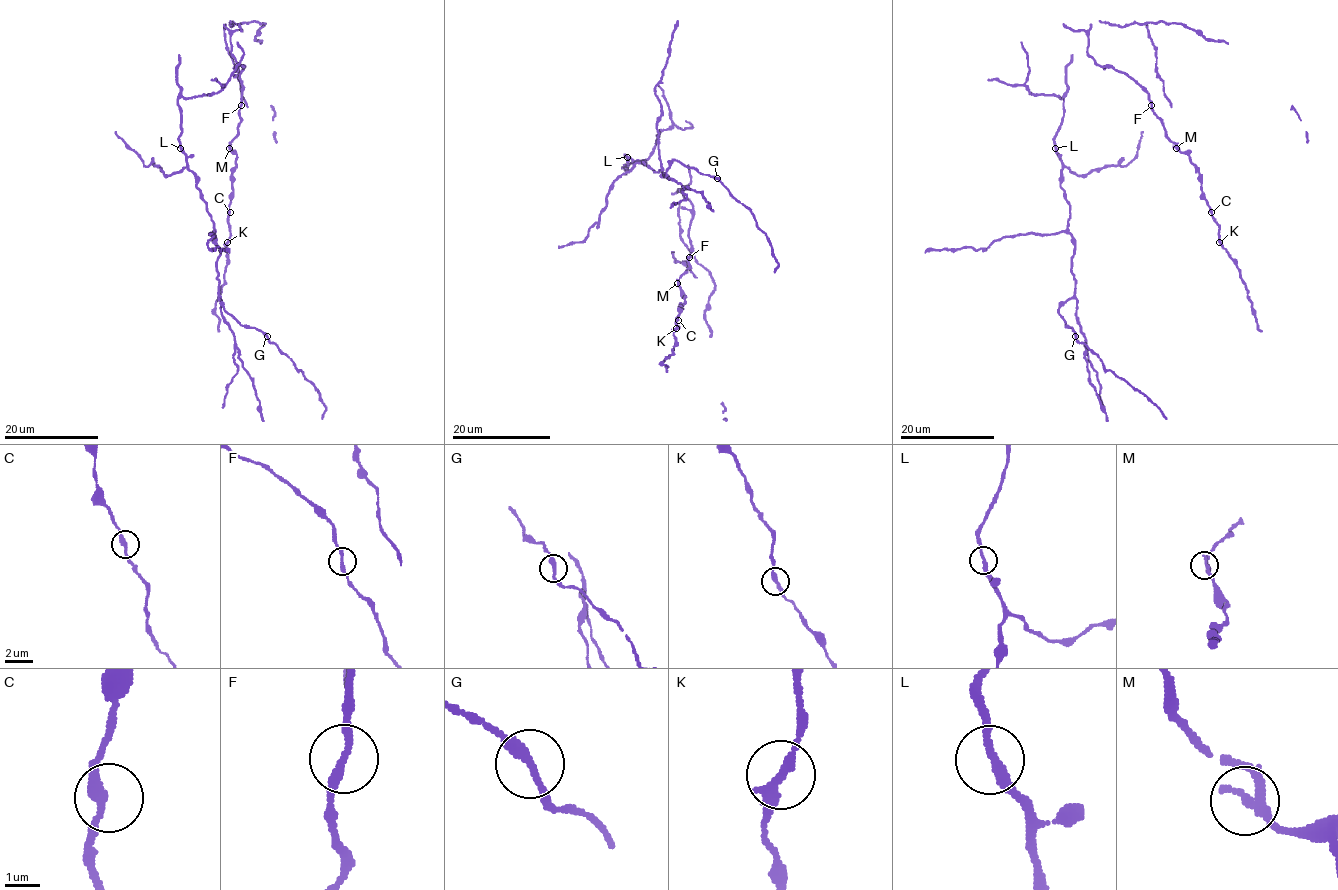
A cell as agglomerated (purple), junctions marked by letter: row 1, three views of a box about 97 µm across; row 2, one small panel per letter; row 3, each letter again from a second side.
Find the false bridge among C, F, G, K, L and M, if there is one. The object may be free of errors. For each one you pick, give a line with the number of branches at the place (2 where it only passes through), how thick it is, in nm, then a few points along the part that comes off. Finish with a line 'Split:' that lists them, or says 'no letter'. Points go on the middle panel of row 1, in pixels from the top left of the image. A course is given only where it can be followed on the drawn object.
Split: no letter

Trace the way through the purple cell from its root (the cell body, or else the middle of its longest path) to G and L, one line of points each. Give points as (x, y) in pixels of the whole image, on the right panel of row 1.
G: (1024, 84), (1032, 94), (1064, 99), (1054, 146), (1069, 205), (1075, 289), (1059, 314), (1075, 336)
L: (1024, 84), (1032, 94), (1055, 95), (1064, 99), (1064, 116), (1054, 139), (1055, 148)

